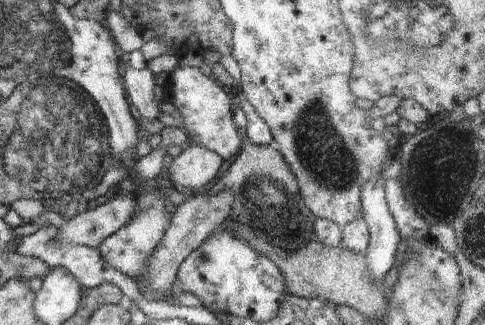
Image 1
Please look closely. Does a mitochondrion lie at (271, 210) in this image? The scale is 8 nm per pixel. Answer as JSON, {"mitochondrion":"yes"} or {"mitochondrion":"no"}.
{"mitochondrion":"yes"}

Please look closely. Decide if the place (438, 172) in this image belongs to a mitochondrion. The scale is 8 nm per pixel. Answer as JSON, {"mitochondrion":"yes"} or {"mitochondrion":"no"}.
{"mitochondrion":"yes"}

